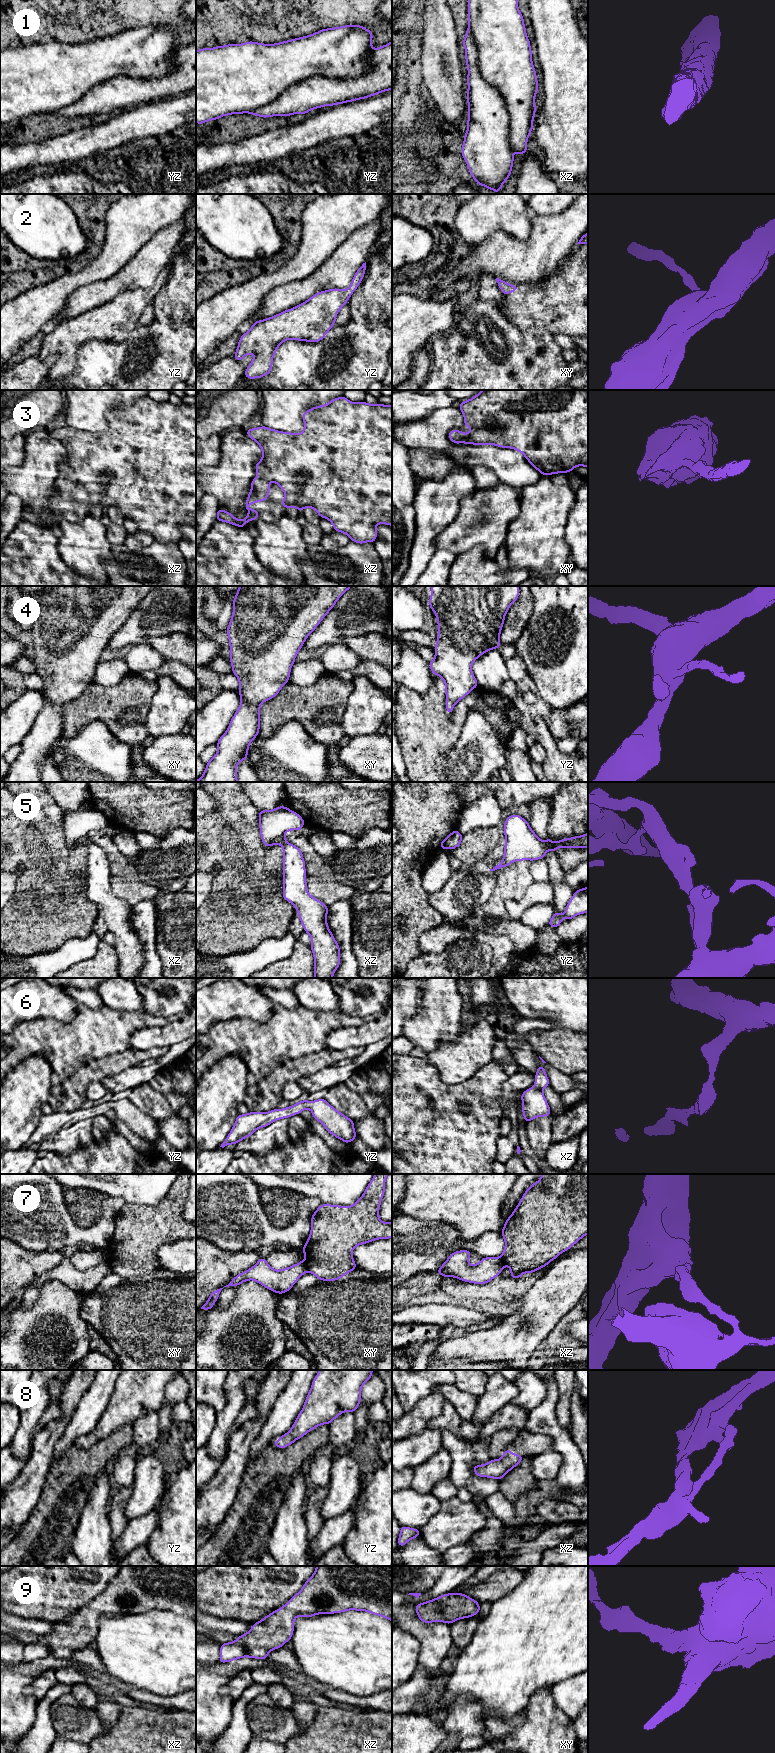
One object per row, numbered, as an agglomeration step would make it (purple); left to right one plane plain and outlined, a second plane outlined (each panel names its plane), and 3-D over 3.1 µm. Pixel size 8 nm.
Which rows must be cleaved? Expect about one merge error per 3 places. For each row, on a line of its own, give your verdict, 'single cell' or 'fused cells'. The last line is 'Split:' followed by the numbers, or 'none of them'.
1: fused cells
2: single cell
3: single cell
4: single cell
5: single cell
6: single cell
7: fused cells
8: single cell
9: single cell
Split: 1, 7

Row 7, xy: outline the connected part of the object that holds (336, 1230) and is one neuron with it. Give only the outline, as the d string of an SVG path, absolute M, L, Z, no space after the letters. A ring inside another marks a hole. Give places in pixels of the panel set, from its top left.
M375 1174L366 1187L363 1195L352 1206L338 1206L321 1204L312 1215L311 1231L302 1248L306 1257L303 1259L307 1272L322 1281L335 1281L357 1268L353 1259L353 1249L361 1244L370 1243L378 1239L392 1238L392 1222L386 1223L379 1218L379 1208L385 1192L385 1181L388 1174Z

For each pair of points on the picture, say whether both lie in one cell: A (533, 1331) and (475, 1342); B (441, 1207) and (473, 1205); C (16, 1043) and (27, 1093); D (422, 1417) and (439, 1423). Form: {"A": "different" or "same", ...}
{"A": "same", "B": "same", "C": "different", "D": "different"}

